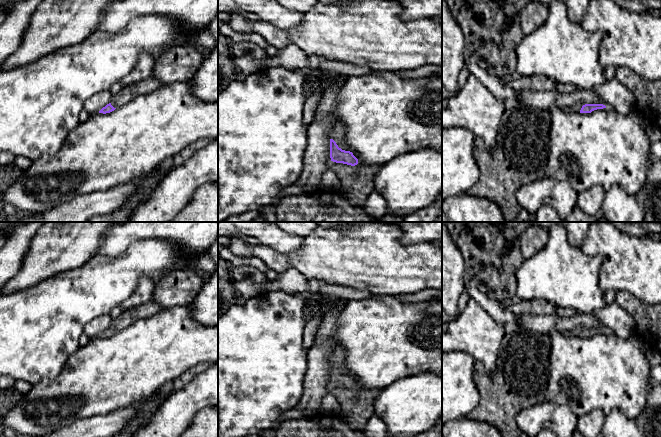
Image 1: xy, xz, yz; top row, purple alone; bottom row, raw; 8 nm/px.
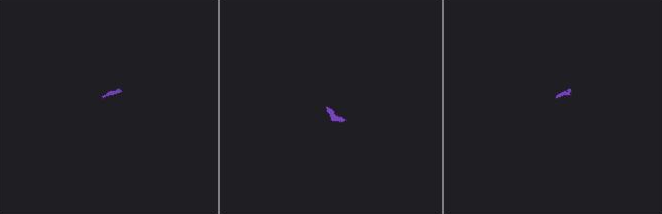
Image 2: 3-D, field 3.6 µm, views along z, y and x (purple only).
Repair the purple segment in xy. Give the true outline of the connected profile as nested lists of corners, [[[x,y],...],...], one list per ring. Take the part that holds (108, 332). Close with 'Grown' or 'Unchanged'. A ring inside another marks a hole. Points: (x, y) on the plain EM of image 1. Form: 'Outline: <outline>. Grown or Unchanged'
Outline: [[[151,300],[136,308],[124,310],[117,319],[112,320],[110,327],[103,331],[99,337],[110,337],[141,319],[154,316],[163,309],[165,308]]]. Grown

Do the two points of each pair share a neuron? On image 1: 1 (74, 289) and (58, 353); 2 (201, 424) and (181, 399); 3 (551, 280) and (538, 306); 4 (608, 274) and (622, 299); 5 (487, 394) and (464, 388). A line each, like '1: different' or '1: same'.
1: same
2: different
3: different
4: different
5: different

